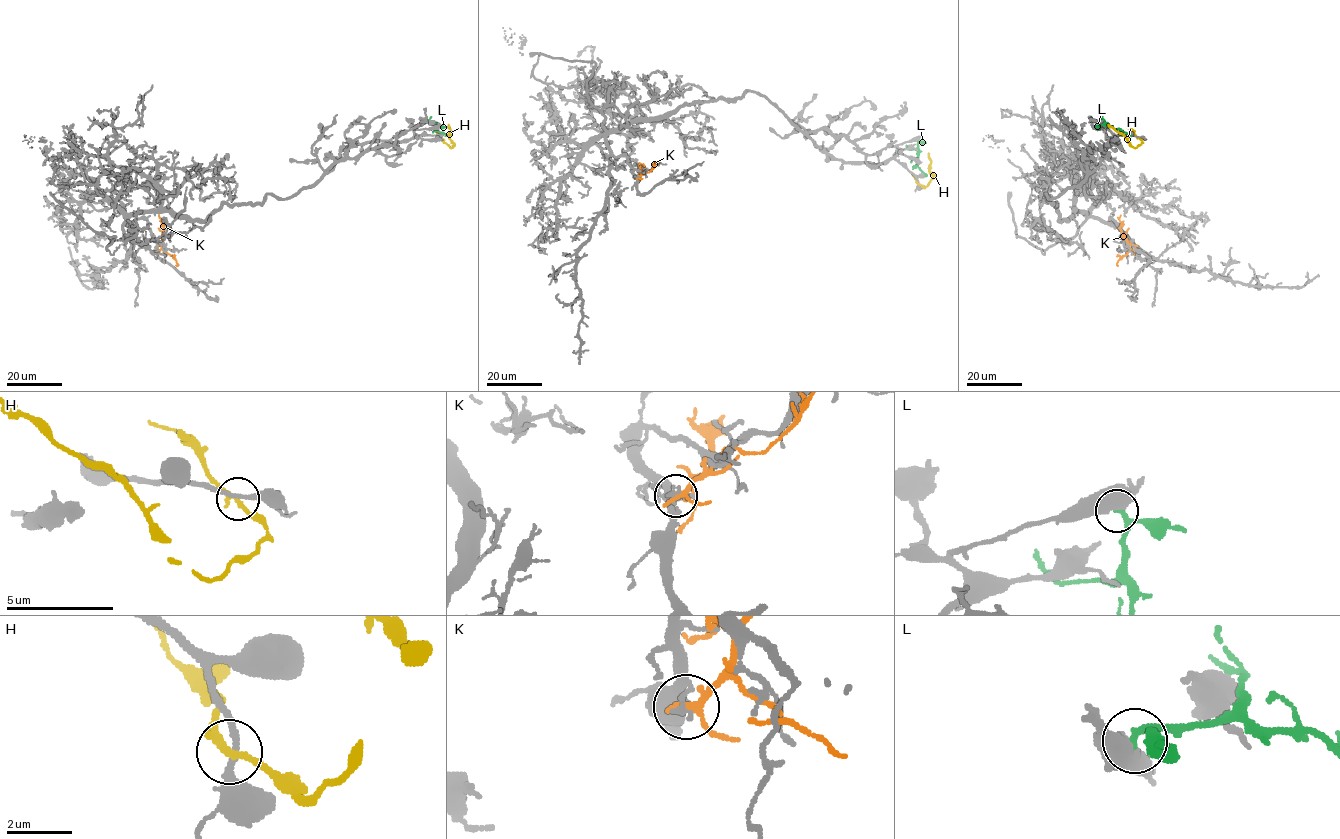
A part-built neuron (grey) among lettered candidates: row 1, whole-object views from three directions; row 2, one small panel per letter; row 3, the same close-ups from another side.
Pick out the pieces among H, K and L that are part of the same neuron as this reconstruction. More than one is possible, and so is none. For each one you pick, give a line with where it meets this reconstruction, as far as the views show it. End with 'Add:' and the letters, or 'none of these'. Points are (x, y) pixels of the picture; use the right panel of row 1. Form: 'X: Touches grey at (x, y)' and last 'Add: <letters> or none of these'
H: Touches grey at (1138, 137)
Add: H

